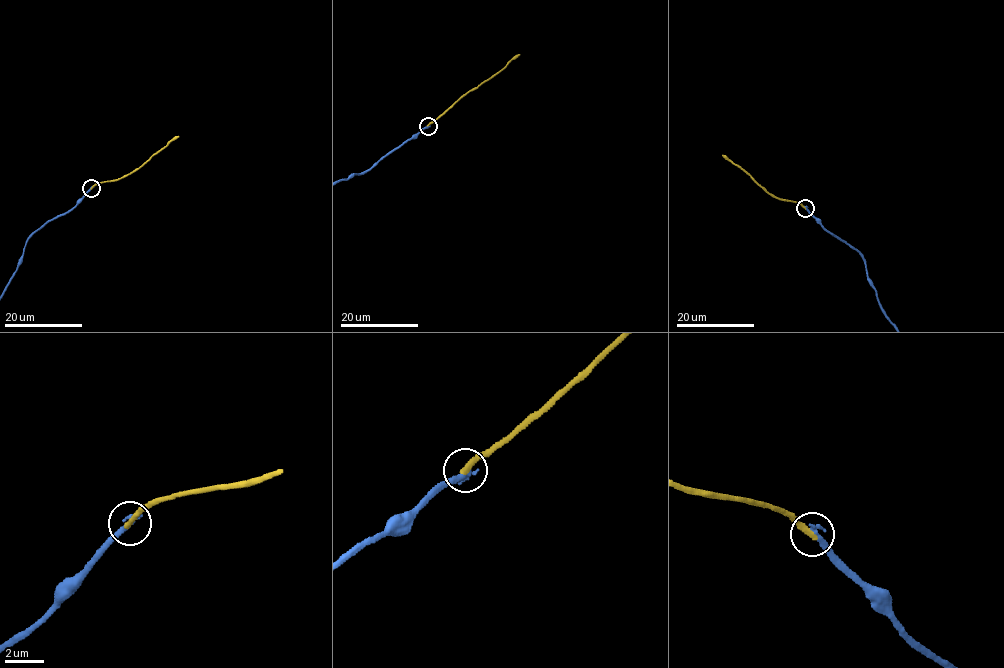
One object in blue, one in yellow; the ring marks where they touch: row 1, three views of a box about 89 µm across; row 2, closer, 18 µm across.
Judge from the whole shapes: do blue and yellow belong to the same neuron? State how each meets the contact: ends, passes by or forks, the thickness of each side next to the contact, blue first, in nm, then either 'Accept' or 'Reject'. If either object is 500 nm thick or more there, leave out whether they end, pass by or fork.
At the ring blue ends. At the ring yellow ends. Thickness 240 nm (blue) against 320 nm. Accept

